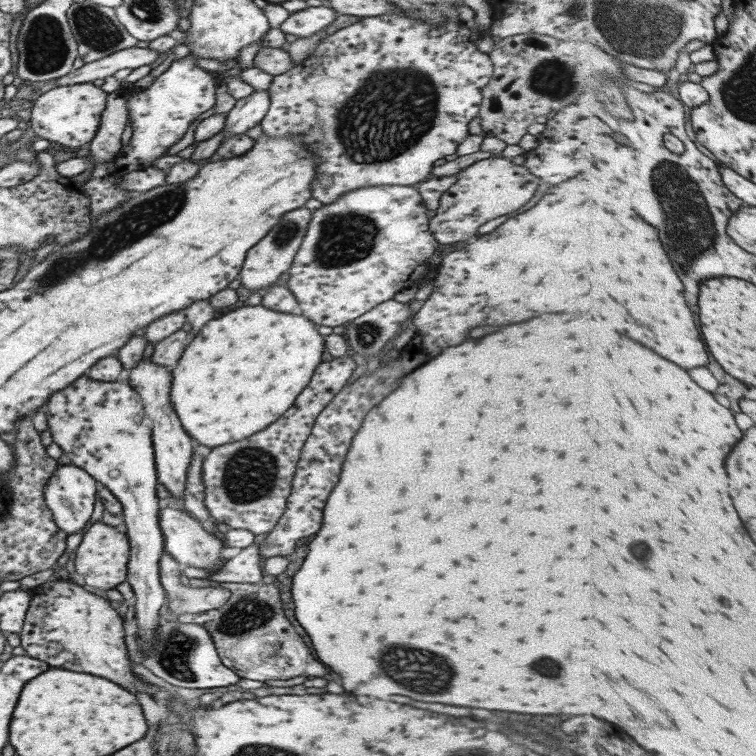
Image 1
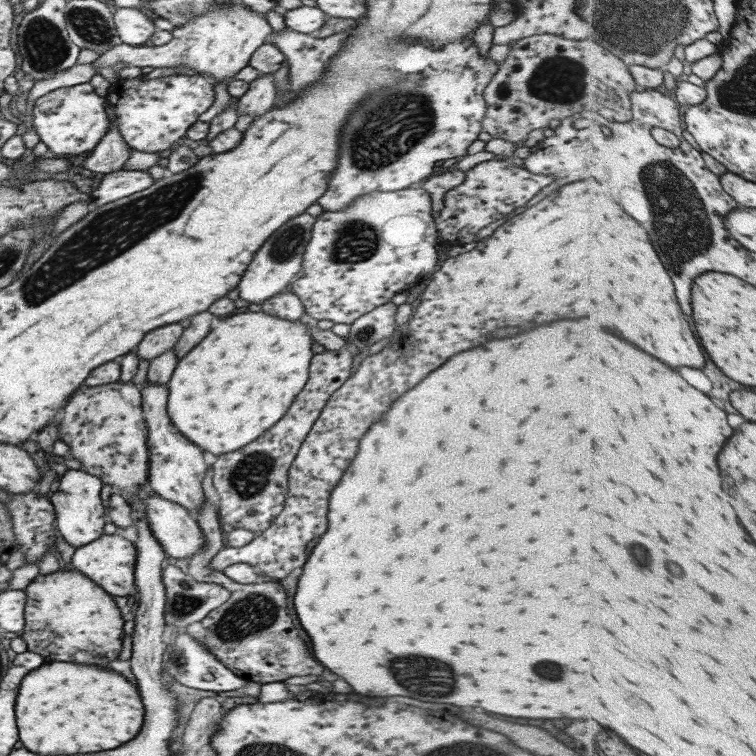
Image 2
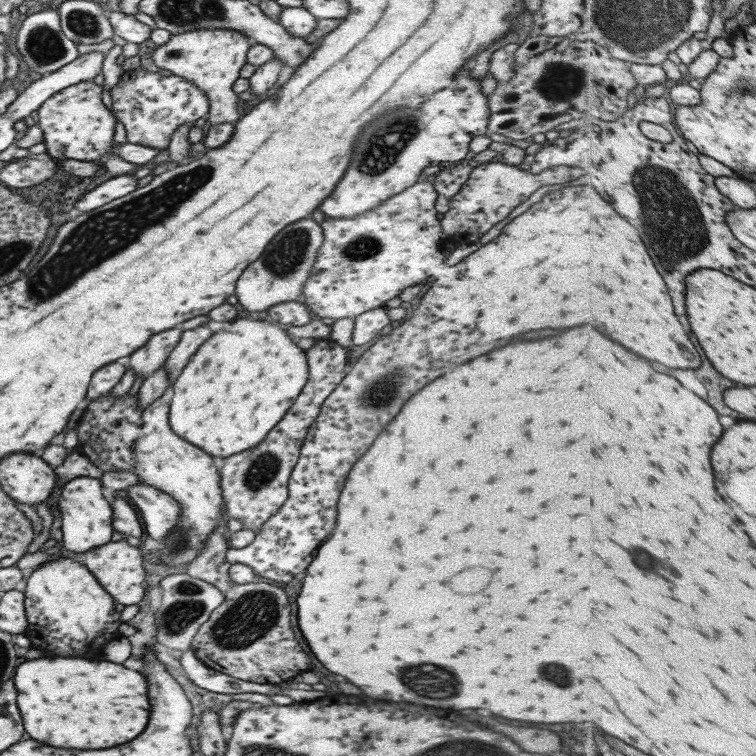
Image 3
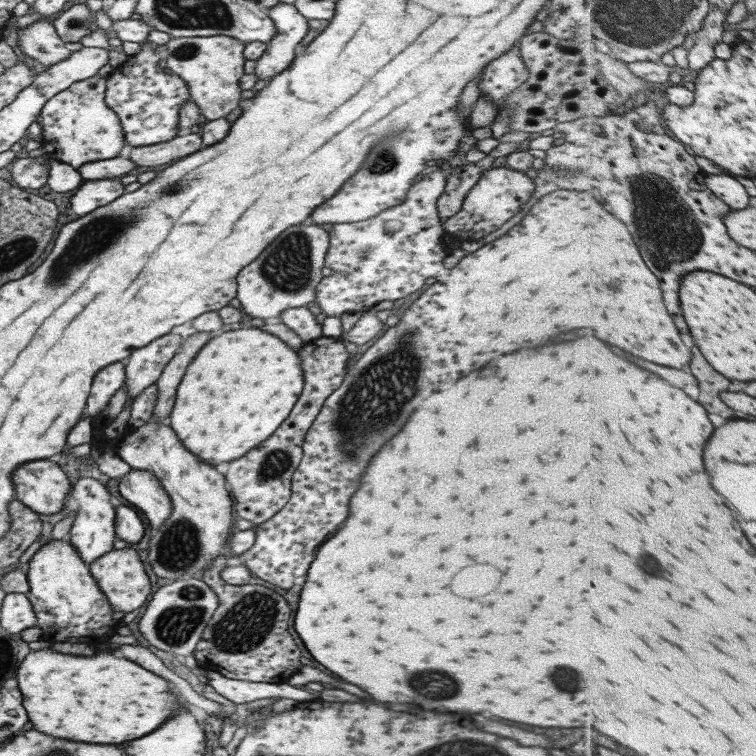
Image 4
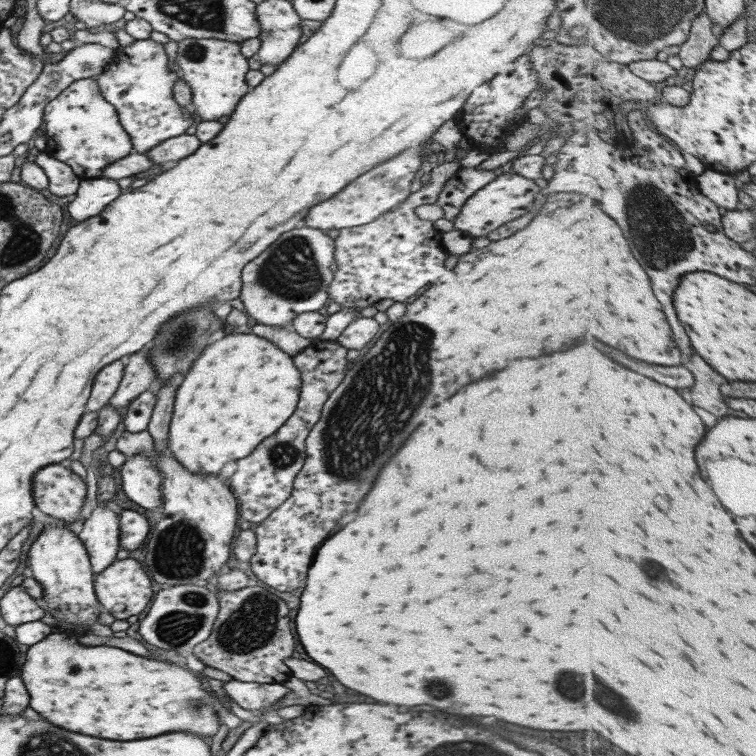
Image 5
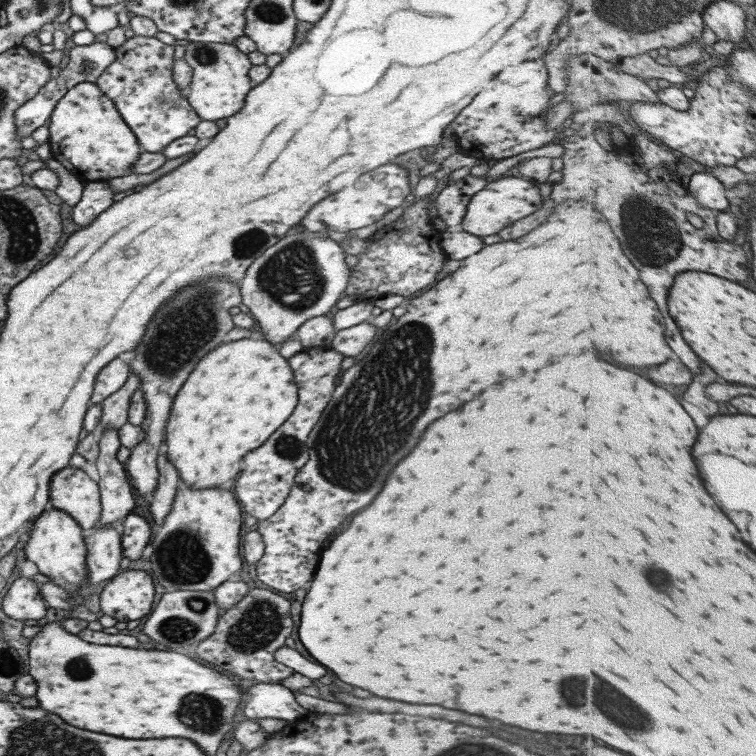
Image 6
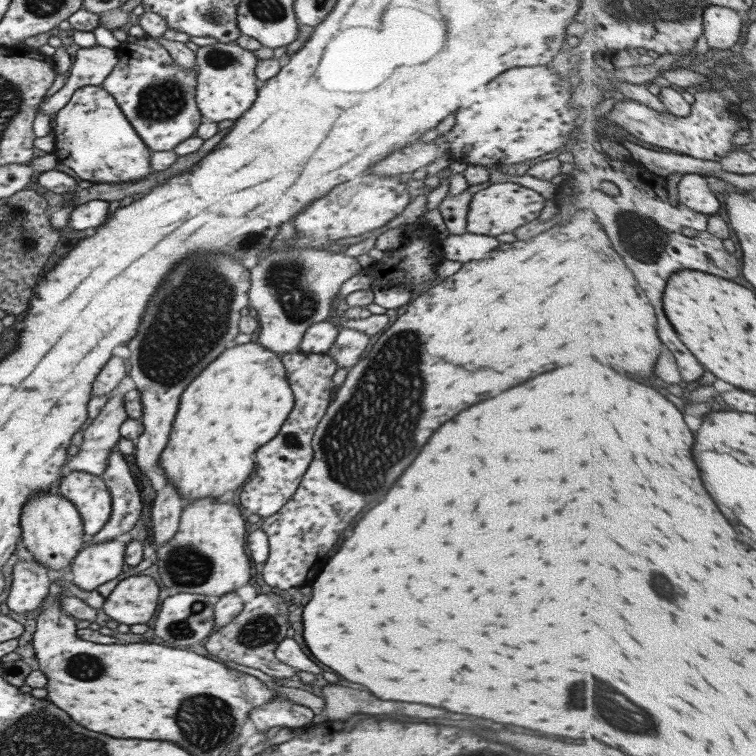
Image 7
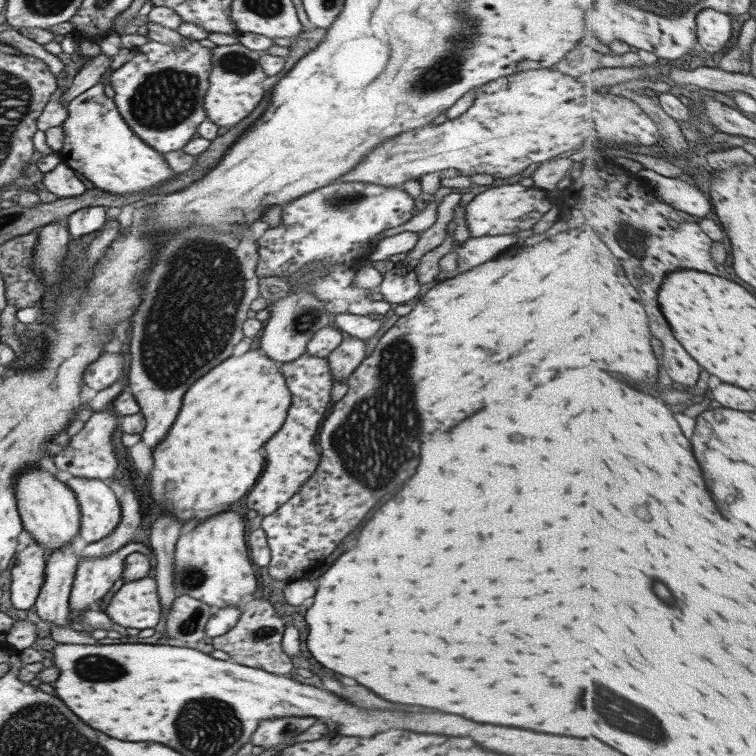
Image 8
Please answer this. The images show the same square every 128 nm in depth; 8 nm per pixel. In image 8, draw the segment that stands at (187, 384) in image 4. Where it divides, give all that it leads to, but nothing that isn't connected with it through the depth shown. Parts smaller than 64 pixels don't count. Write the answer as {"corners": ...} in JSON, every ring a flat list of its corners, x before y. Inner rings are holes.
{"corners":[[249,349,243,356,239,356,239,358,233,358,233,356,231,356,231,358,223,360,221,364,217,364,213,370,209,370,205,376,201,376,199,380,195,380,195,384,189,386,189,390,182,396,178,410,179,414,175,417,173,426,167,430,165,438,161,439,159,444,151,450,153,468,147,473,149,476,149,494,151,494,151,500,153,500,153,502,163,502,163,498,165,498,167,502,171,502,171,508,173,508,173,510,167,510,169,514,191,512,189,518,207,518,207,516,211,516,211,514,215,514,215,512,227,510,231,504,235,504,239,498,243,498,243,496,251,490,251,486,255,484,255,480,259,478,259,474,261,474,261,470,263,470,263,462,265,462,265,460,263,460,263,452,261,452,263,442,265,442,267,438,271,438,273,432,279,430,281,423,285,420,290,402,291,396,289,390,287,390,287,386,285,386,279,365,270,358,267,358,260,350]]}

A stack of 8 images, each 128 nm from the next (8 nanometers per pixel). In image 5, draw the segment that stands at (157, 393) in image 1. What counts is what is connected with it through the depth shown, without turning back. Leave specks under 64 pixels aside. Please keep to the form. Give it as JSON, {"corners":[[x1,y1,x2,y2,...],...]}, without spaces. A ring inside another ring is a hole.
{"corners":[[146,430,123,431,115,440,115,449,126,457,145,453,160,473,163,518,146,537,145,568,151,580,163,587,177,584,212,585,215,576,227,569,231,540,237,528,238,507,230,488,215,474,191,474,172,455,159,454]]}

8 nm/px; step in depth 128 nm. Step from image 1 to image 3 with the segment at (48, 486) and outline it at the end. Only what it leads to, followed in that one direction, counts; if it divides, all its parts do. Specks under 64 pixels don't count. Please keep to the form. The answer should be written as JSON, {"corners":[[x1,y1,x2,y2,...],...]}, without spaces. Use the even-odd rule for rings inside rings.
{"corners":[[81,476,67,481,60,491,58,508,63,533,61,544,67,551,83,554,110,541,114,533,111,525,112,508,110,502,103,497,98,479]]}

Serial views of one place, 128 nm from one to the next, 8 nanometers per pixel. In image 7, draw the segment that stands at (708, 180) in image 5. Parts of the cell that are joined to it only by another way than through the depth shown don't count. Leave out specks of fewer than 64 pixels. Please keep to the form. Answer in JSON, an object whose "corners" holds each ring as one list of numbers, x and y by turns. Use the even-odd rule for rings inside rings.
{"corners":[[689,173,677,183,678,200,701,214,717,215,721,210,721,202,709,189,705,175]]}

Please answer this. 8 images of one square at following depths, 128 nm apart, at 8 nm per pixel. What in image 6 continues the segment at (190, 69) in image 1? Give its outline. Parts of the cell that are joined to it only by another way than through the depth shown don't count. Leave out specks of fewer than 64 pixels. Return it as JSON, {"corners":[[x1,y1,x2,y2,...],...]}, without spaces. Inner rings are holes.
{"corners":[[134,36,126,39,123,44,117,48,112,48,112,50,115,54,113,63,101,72,94,84,114,104,115,109,121,115,121,119,133,131,137,144,143,151,160,152,169,142,184,137,191,128,195,128,199,124,200,118,197,113,191,108,186,98,182,96,185,91,180,91,177,84,173,82,174,45,165,45,154,37]]}

